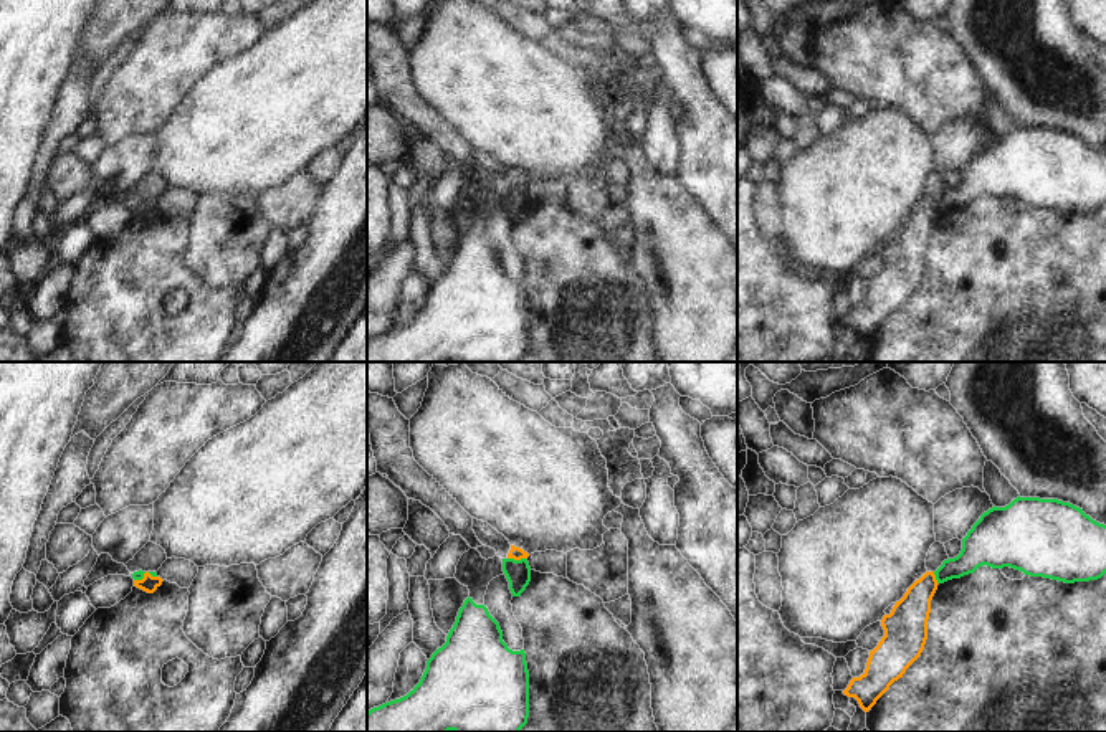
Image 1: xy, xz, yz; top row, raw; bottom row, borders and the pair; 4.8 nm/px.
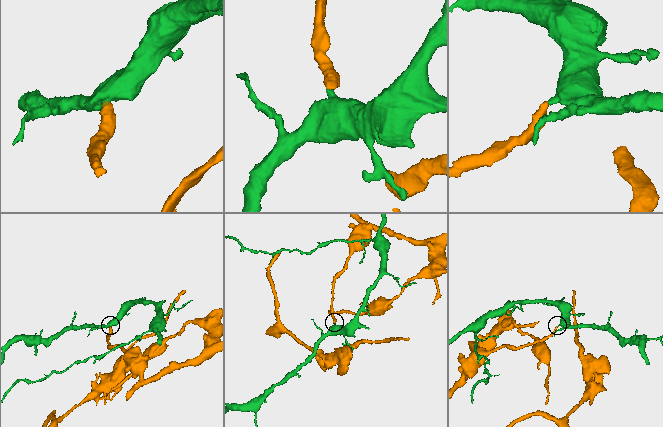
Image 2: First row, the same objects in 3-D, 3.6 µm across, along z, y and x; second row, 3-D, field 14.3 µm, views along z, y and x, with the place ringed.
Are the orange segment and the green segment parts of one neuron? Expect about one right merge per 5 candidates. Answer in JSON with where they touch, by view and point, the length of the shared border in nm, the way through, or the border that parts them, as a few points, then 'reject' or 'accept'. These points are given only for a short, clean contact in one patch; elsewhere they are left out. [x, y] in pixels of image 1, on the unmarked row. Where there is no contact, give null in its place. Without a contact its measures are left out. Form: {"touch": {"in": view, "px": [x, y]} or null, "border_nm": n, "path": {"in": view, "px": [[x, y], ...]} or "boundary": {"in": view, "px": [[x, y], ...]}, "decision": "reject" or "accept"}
{"touch": {"in": "xz", "px": [518, 189]}, "border_nm": 100, "boundary": {"in": "xz", "px": [[508, 187], [526, 189]]}, "decision": "reject"}

